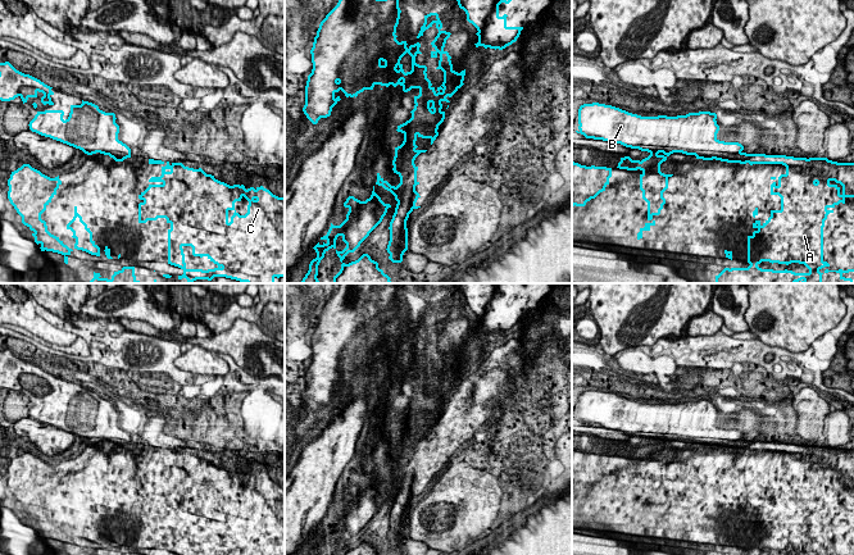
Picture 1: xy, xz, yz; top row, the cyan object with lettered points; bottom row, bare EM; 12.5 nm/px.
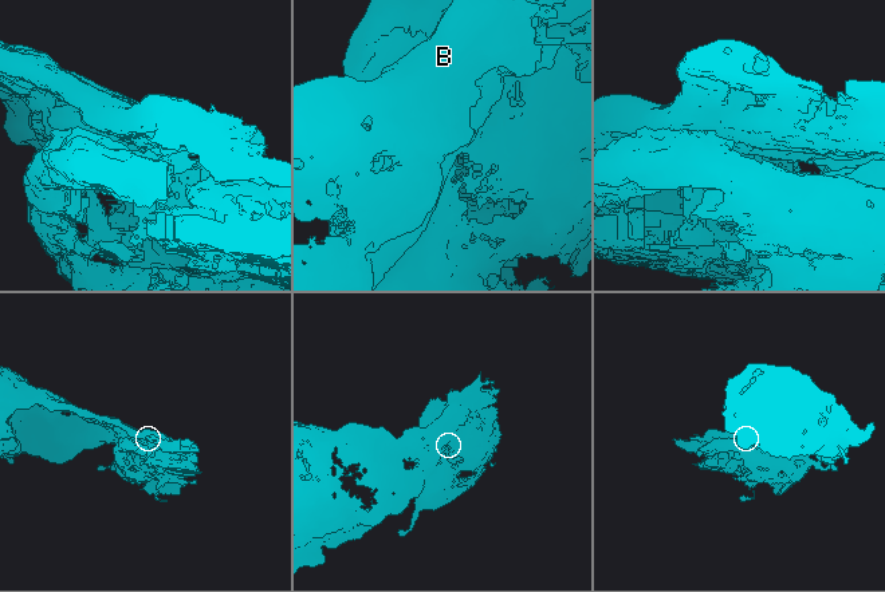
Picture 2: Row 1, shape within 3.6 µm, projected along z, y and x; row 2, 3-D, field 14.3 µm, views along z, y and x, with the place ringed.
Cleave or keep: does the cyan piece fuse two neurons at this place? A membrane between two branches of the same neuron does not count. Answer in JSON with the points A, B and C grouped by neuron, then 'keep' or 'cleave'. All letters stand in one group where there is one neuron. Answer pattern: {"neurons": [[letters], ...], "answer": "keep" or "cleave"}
{"neurons": [["A", "C"], ["B"]], "answer": "cleave"}

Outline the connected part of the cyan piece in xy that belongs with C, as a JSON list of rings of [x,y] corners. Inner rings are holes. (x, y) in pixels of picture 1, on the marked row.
[[[182,163],[165,164],[162,176],[151,177],[149,187],[138,195],[138,223],[165,218],[171,224],[168,264],[183,270],[178,279],[194,282],[226,277],[246,283],[274,283],[276,277],[285,277],[285,197],[273,195],[263,186],[247,190],[244,185],[230,186],[201,168],[188,168]],[[242,197],[249,201],[245,215],[235,210],[235,203]],[[183,246],[191,246],[194,256],[206,256],[218,267],[187,269]]]

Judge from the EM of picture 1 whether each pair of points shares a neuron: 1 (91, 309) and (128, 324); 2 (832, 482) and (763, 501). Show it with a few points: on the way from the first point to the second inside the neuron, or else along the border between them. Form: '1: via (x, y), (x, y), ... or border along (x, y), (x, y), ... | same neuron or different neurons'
1: border along (117, 321), (130, 318), (141, 319), (148, 323) | different neurons
2: via (816, 499), (813, 501), (780, 501) | same neuron

